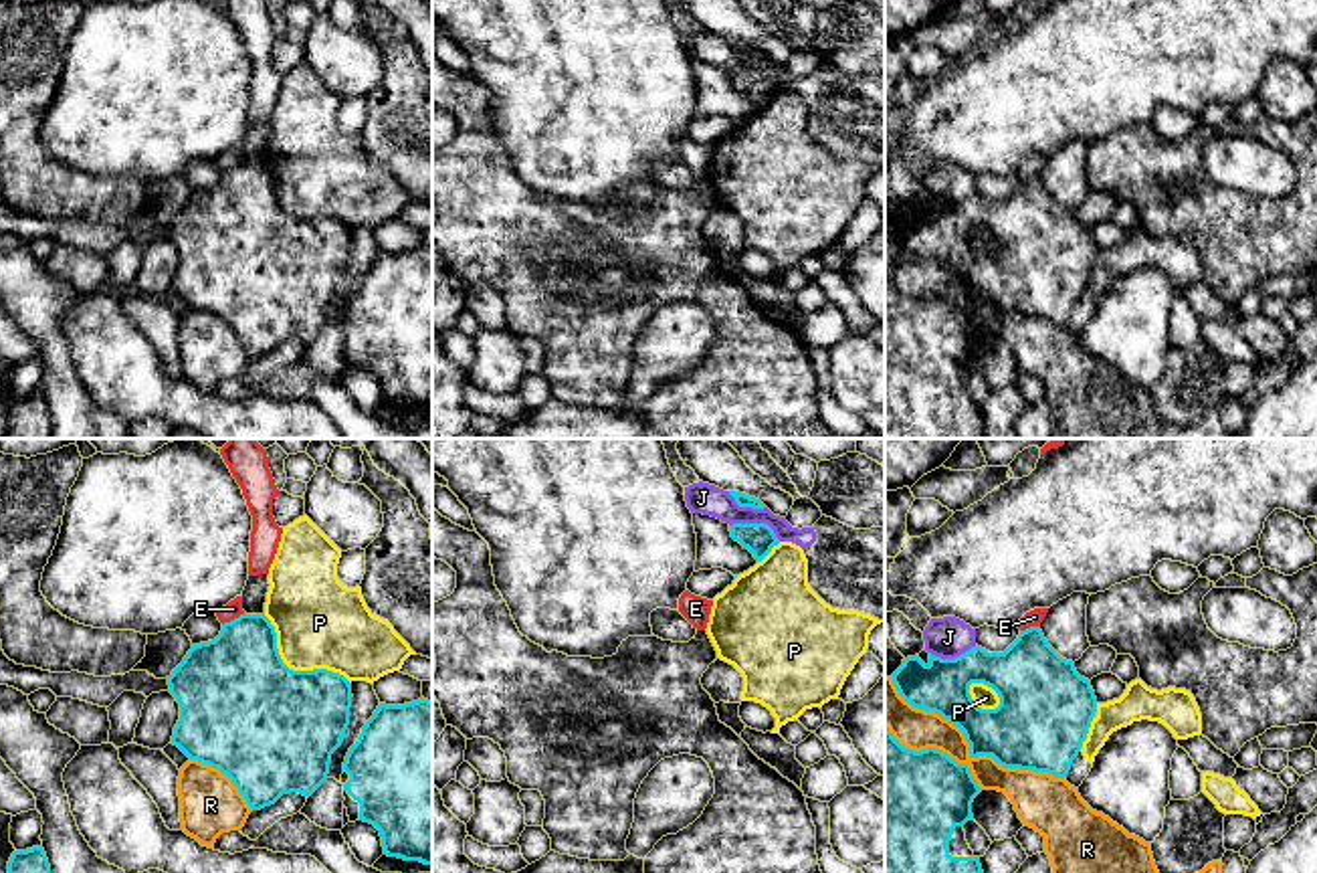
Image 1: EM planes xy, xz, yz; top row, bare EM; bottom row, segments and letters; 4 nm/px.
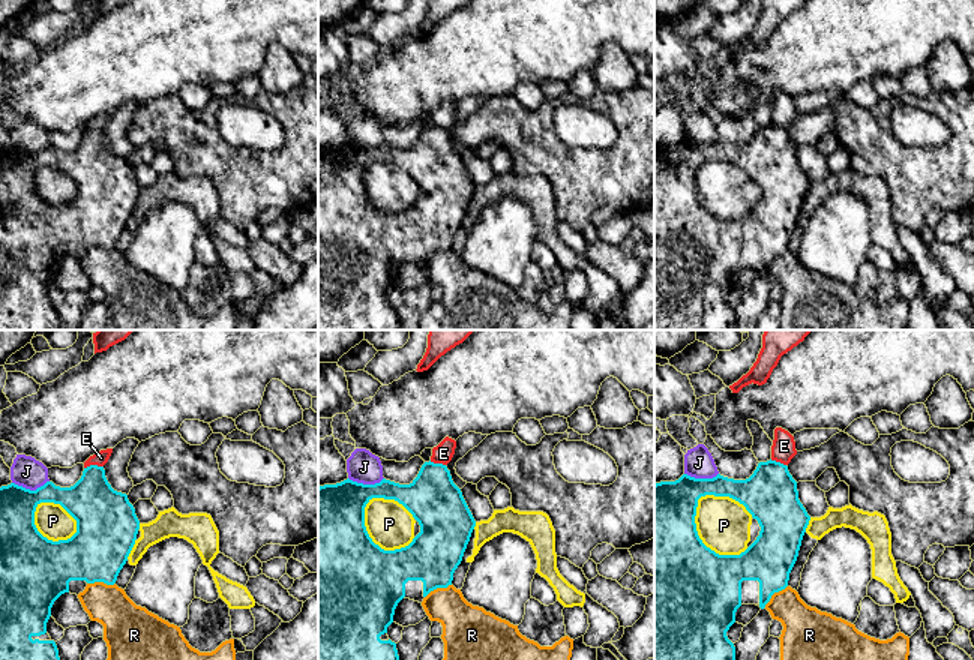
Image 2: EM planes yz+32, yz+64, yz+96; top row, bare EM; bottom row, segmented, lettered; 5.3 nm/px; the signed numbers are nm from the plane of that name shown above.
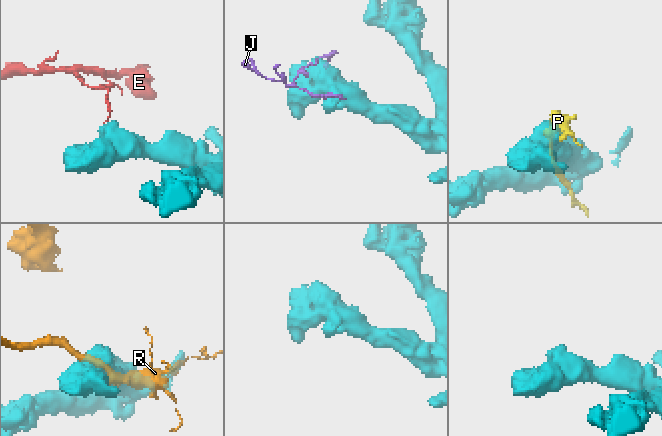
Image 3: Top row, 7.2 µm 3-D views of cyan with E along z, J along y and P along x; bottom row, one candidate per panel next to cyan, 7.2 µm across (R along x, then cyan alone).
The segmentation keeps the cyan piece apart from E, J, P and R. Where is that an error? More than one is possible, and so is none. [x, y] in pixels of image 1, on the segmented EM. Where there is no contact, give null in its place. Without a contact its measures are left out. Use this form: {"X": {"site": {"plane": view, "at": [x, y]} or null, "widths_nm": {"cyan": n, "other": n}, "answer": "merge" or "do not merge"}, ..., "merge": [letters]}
{"E": {"site": {"plane": "xy", "at": [235, 619]}, "widths_nm": {"cyan": 380, "other": 70}, "answer": "do not merge"}, "J": {"site": {"plane": "xz", "at": [756, 524]}, "widths_nm": {"cyan": 120, "other": 130}, "answer": "do not merge"}, "P": {"site": {"plane": "xy", "at": [291, 669]}, "widths_nm": {"cyan": 500, "other": 360}, "answer": "do not merge"}, "R": {"site": {"plane": "yz", "at": [970, 752]}, "widths_nm": {"cyan": 320, "other": 160}, "answer": "do not merge"}, "merge": []}

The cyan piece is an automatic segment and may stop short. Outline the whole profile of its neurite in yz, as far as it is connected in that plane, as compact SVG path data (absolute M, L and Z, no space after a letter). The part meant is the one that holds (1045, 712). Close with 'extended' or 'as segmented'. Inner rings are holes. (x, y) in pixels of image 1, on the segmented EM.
M1040 626L1020 630L1004 653L976 645L955 659L929 653L927 665L907 657L891 679L913 707L957 725L970 758L992 756L1004 768L1054 778L1067 778L1097 713L1091 681L1048 645ZM972 683L992 687L1000 705L978 707Z | as segmented

